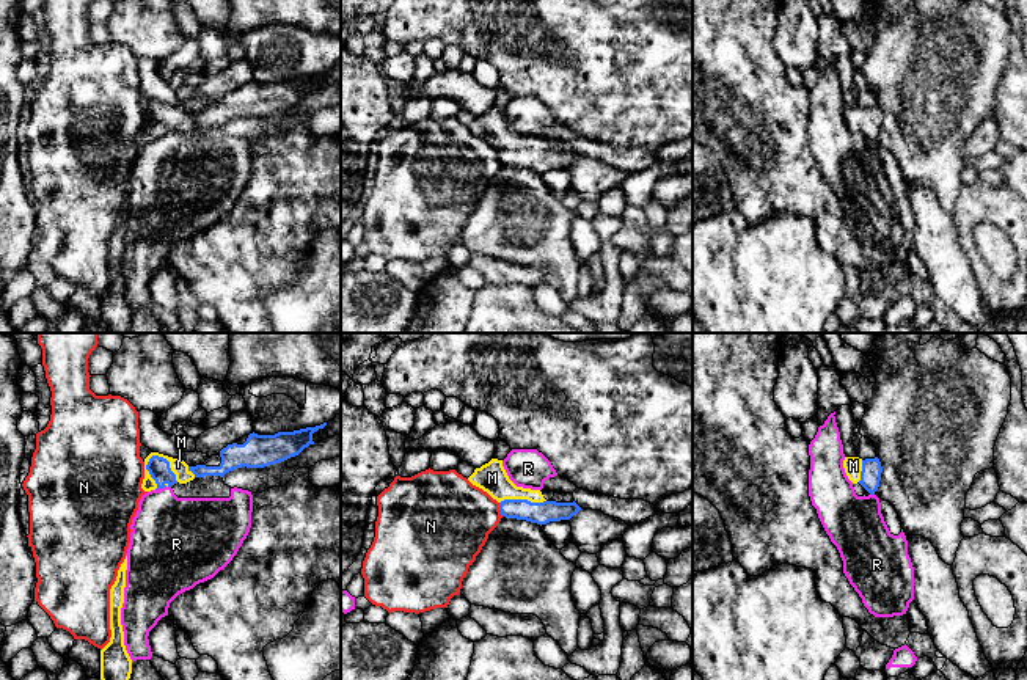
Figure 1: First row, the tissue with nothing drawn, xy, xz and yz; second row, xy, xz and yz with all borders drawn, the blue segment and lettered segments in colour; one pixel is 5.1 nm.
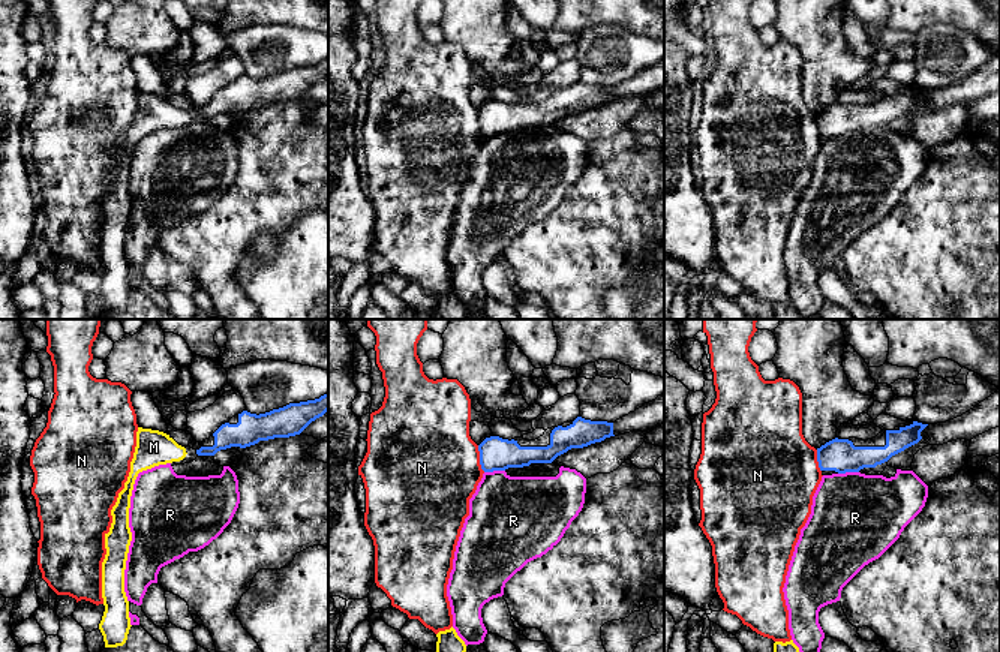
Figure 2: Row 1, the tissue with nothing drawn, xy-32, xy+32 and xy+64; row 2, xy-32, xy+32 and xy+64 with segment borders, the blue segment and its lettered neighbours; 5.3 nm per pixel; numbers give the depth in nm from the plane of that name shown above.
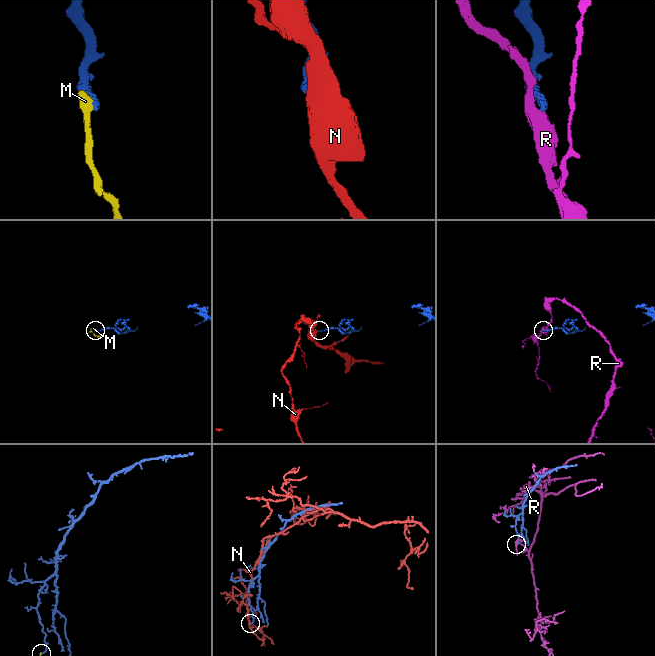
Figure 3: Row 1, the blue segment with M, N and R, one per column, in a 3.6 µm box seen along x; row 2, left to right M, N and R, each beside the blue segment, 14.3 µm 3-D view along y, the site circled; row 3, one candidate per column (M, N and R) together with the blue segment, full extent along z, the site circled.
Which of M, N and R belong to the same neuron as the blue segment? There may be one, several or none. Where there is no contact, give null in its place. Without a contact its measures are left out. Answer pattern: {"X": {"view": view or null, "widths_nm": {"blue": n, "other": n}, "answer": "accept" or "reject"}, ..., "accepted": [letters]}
{"M": {"view": "xy", "widths_nm": {"blue": 110, "other": 80}, "answer": "accept"}, "N": {"view": "xz", "widths_nm": {"blue": 110, "other": 400}, "answer": "reject"}, "R": {"view": "xy", "widths_nm": {"blue": 110, "other": 400}, "answer": "reject"}, "accepted": ["M"]}

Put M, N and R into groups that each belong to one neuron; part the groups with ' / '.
M / N / R

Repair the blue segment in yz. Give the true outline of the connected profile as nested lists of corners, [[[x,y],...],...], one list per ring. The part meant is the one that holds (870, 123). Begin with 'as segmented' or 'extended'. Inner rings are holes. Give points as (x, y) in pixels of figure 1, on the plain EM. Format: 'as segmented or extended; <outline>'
extended; [[[845,105],[843,116],[853,132],[859,130],[870,143],[875,143],[883,121],[878,105],[865,108],[859,105]]]

